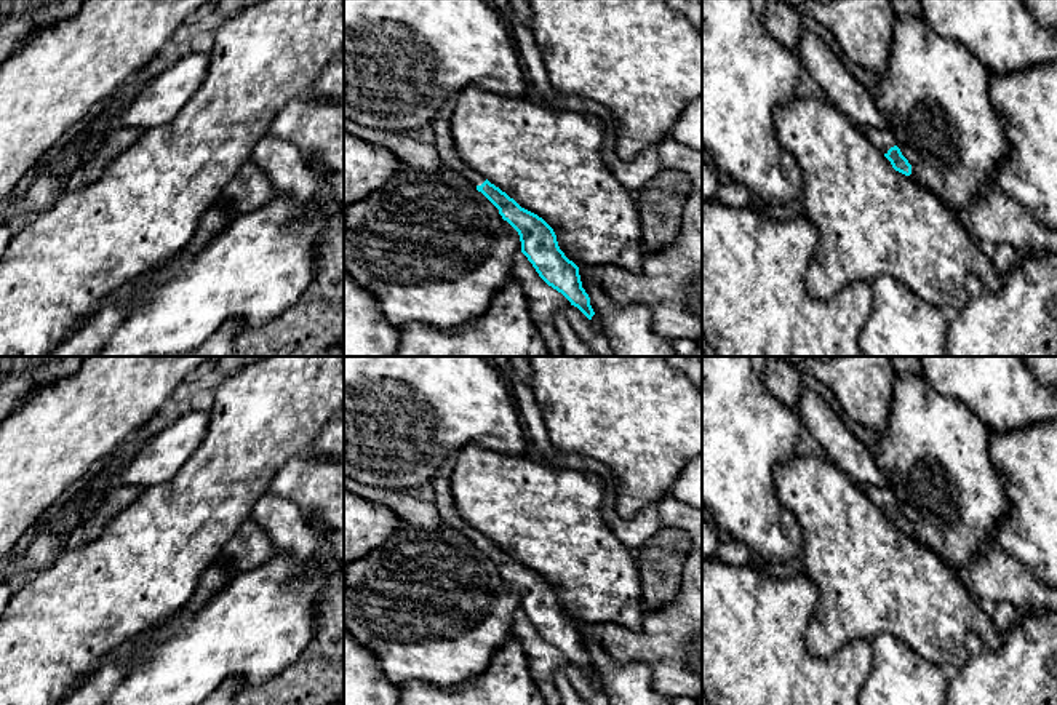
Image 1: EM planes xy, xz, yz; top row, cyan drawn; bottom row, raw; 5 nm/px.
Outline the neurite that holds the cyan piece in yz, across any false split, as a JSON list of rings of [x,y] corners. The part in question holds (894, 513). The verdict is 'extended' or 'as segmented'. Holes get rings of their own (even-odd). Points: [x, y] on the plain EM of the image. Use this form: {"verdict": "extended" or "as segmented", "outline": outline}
{"verdict": "extended", "outline": [[[860,484],[867,497],[891,520],[892,526],[905,534],[911,532],[911,523],[902,513],[889,488]]]}

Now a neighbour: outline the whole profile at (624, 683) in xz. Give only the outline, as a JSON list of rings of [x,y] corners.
[[[587,623],[577,625],[582,646],[590,655],[590,663],[603,683],[611,705],[673,705],[673,699],[652,689],[648,663],[620,663],[614,660],[600,641],[585,635]]]

